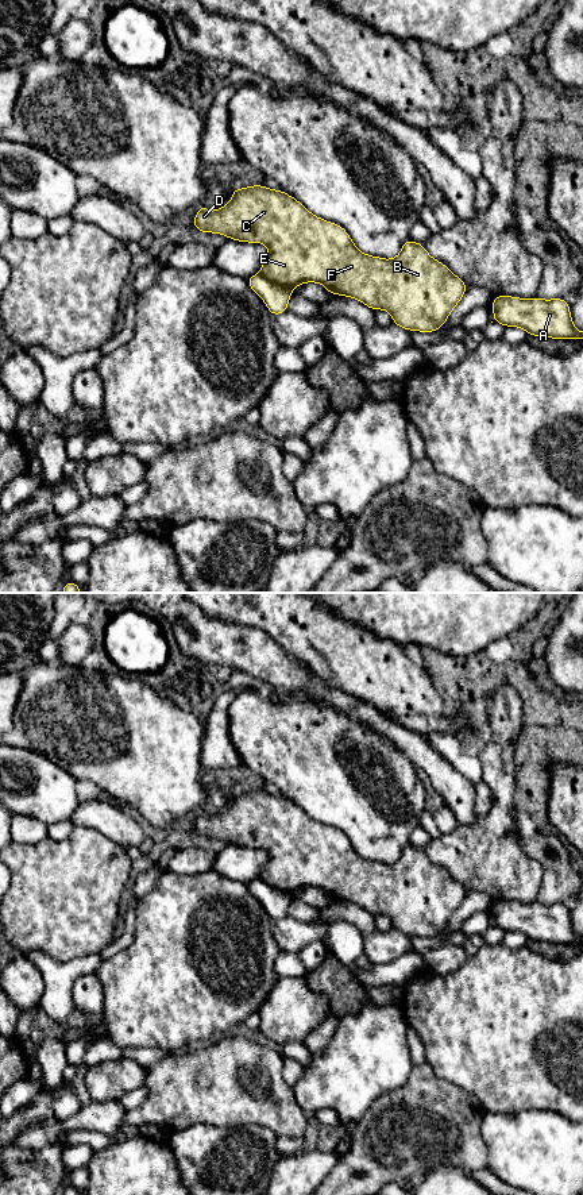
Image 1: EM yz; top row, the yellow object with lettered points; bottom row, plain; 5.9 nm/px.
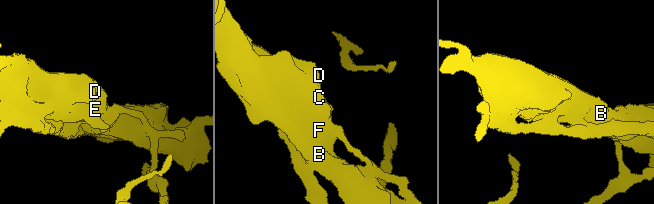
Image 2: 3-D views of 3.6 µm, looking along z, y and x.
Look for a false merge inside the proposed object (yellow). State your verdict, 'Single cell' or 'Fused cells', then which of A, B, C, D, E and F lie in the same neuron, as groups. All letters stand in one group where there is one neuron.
Fused cells. Groups: A / B C D E F

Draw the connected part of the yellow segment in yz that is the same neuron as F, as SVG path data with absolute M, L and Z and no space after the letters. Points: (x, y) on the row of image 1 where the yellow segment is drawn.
M263 185L231 190L231 201L216 211L198 205L196 230L220 234L231 240L262 243L269 248L259 274L294 290L306 282L321 284L329 294L355 298L372 311L385 309L393 323L408 331L436 332L467 290L466 282L443 262L433 259L424 244L408 239L393 259L363 254L339 224L309 212L290 194Z

